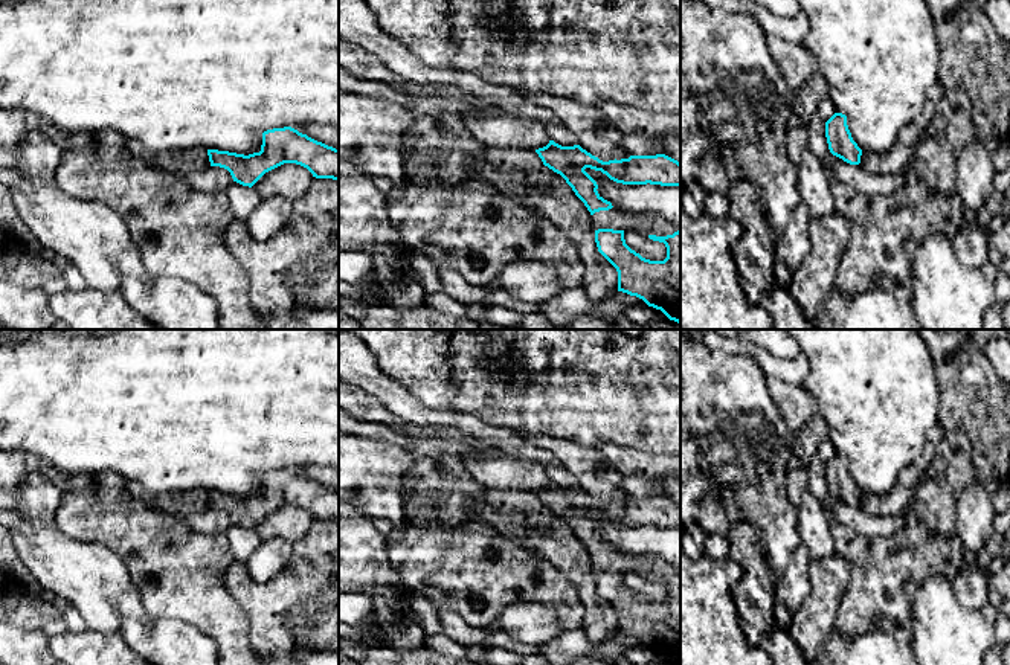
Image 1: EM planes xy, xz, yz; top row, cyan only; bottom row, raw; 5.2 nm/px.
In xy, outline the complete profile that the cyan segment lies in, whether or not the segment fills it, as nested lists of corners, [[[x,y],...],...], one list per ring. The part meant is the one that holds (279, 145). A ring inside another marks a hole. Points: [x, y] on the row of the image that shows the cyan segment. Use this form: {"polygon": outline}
{"polygon": [[[291,127],[262,133],[259,153],[249,156],[207,149],[211,166],[230,172],[233,182],[252,188],[265,172],[296,163],[307,168],[316,178],[339,180],[339,149],[317,142]]]}

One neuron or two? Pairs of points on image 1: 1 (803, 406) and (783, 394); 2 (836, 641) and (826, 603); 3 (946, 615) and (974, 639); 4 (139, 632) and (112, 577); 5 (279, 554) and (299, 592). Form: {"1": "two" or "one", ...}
{"1": "one", "2": "two", "3": "one", "4": "two", "5": "two"}

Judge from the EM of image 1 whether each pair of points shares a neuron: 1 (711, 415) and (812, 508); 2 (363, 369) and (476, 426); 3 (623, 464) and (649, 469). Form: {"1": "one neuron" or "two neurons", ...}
{"1": "two neurons", "2": "one neuron", "3": "one neuron"}

